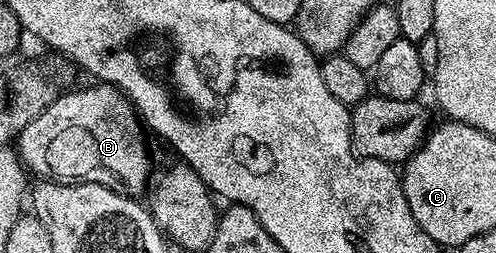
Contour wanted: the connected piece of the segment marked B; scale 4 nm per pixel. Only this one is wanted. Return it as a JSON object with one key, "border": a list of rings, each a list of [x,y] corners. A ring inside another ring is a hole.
{"border":[[[98,82],[93,86],[95,88],[82,88],[79,92],[63,91],[58,99],[52,102],[52,106],[32,118],[32,122],[24,126],[16,141],[18,157],[25,164],[27,173],[34,175],[35,172],[38,178],[46,182],[99,184],[131,198],[141,197],[141,192],[147,191],[146,183],[150,180],[150,156],[146,153],[145,142],[138,137],[139,125],[136,123],[132,105],[126,94],[113,88],[111,84]]]}

